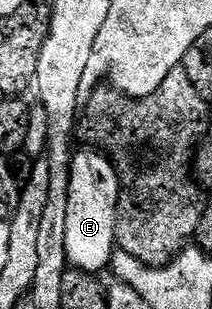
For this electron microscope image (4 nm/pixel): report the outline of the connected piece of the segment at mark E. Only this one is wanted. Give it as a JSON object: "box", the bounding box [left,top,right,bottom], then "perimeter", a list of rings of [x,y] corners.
{"box":[67,149,121,273],"perimeter":[[[81,149],[73,156],[73,164],[69,166],[69,196],[67,197],[67,257],[69,258],[68,266],[78,271],[87,271],[90,273],[101,273],[101,270],[108,268],[113,262],[113,252],[117,247],[117,202],[121,199],[121,182],[117,176],[117,171],[113,168],[113,162],[109,160],[108,155],[96,149]]]}

